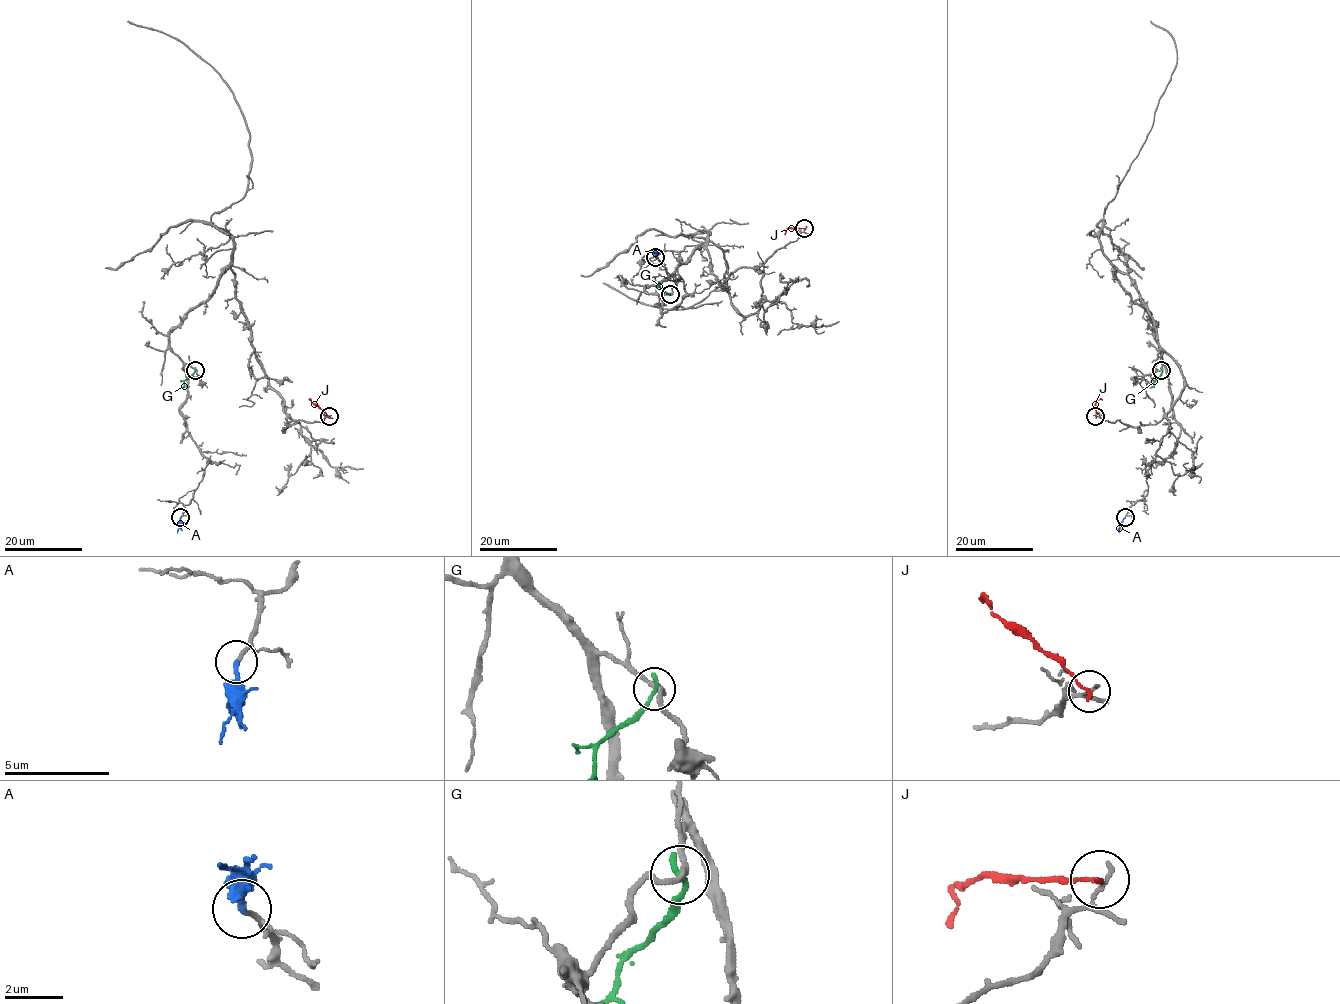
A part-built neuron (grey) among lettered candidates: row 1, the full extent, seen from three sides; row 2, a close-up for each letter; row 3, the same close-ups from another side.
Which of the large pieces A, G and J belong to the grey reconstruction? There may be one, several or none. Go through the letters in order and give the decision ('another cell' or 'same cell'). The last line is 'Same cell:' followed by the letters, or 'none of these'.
A: same cell
G: another cell
J: another cell
Same cell: A

